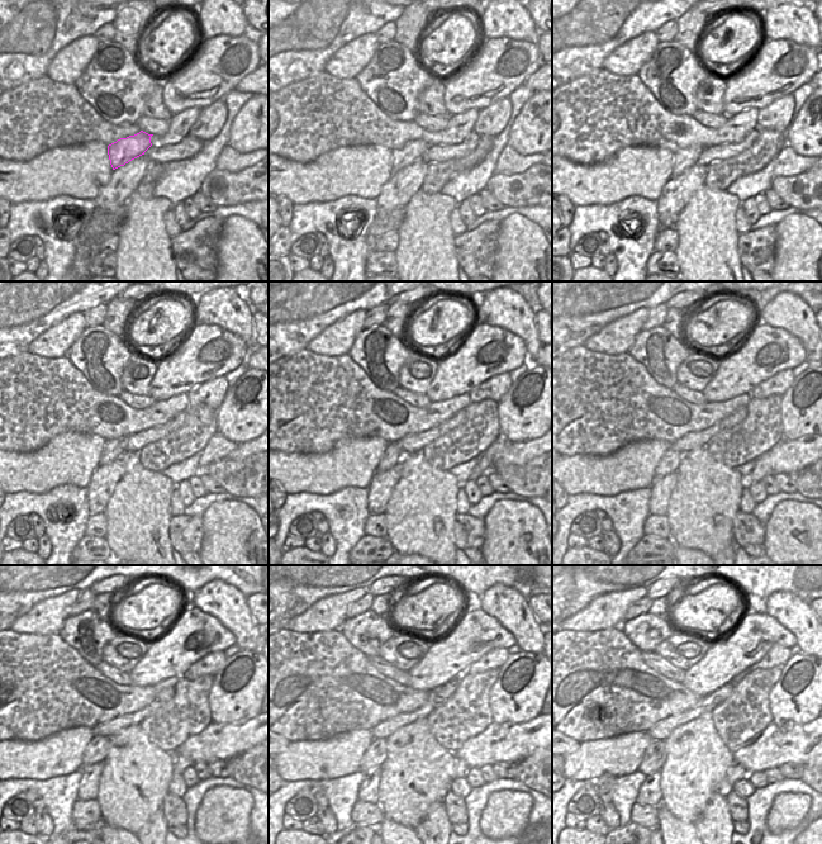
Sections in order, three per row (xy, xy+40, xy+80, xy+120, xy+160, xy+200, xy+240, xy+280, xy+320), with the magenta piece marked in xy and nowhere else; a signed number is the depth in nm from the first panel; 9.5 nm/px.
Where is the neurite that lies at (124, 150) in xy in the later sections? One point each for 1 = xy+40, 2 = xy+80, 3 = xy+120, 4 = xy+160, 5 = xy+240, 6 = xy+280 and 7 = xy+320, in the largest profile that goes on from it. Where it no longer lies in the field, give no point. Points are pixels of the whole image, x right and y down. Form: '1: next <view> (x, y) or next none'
1: next xy+40 (413, 150)
2: next xy+80 (684, 159)
3: next xy+120 (113, 449)
4: next xy+160 (393, 454)
5: next xy+240 (96, 750)
6: next xy+280 (375, 754)
7: next xy+320 (655, 754)

